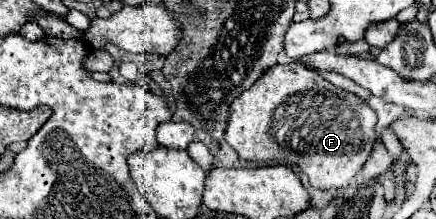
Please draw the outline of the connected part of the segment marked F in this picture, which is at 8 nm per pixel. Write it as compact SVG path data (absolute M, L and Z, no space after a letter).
M299 61L269 67L251 89L243 91L229 109L229 125L225 129L227 143L247 161L277 161L293 165L309 177L315 189L345 187L349 179L365 165L375 145L377 113L365 103L365 99L339 89L325 81L317 71L305 67Z

